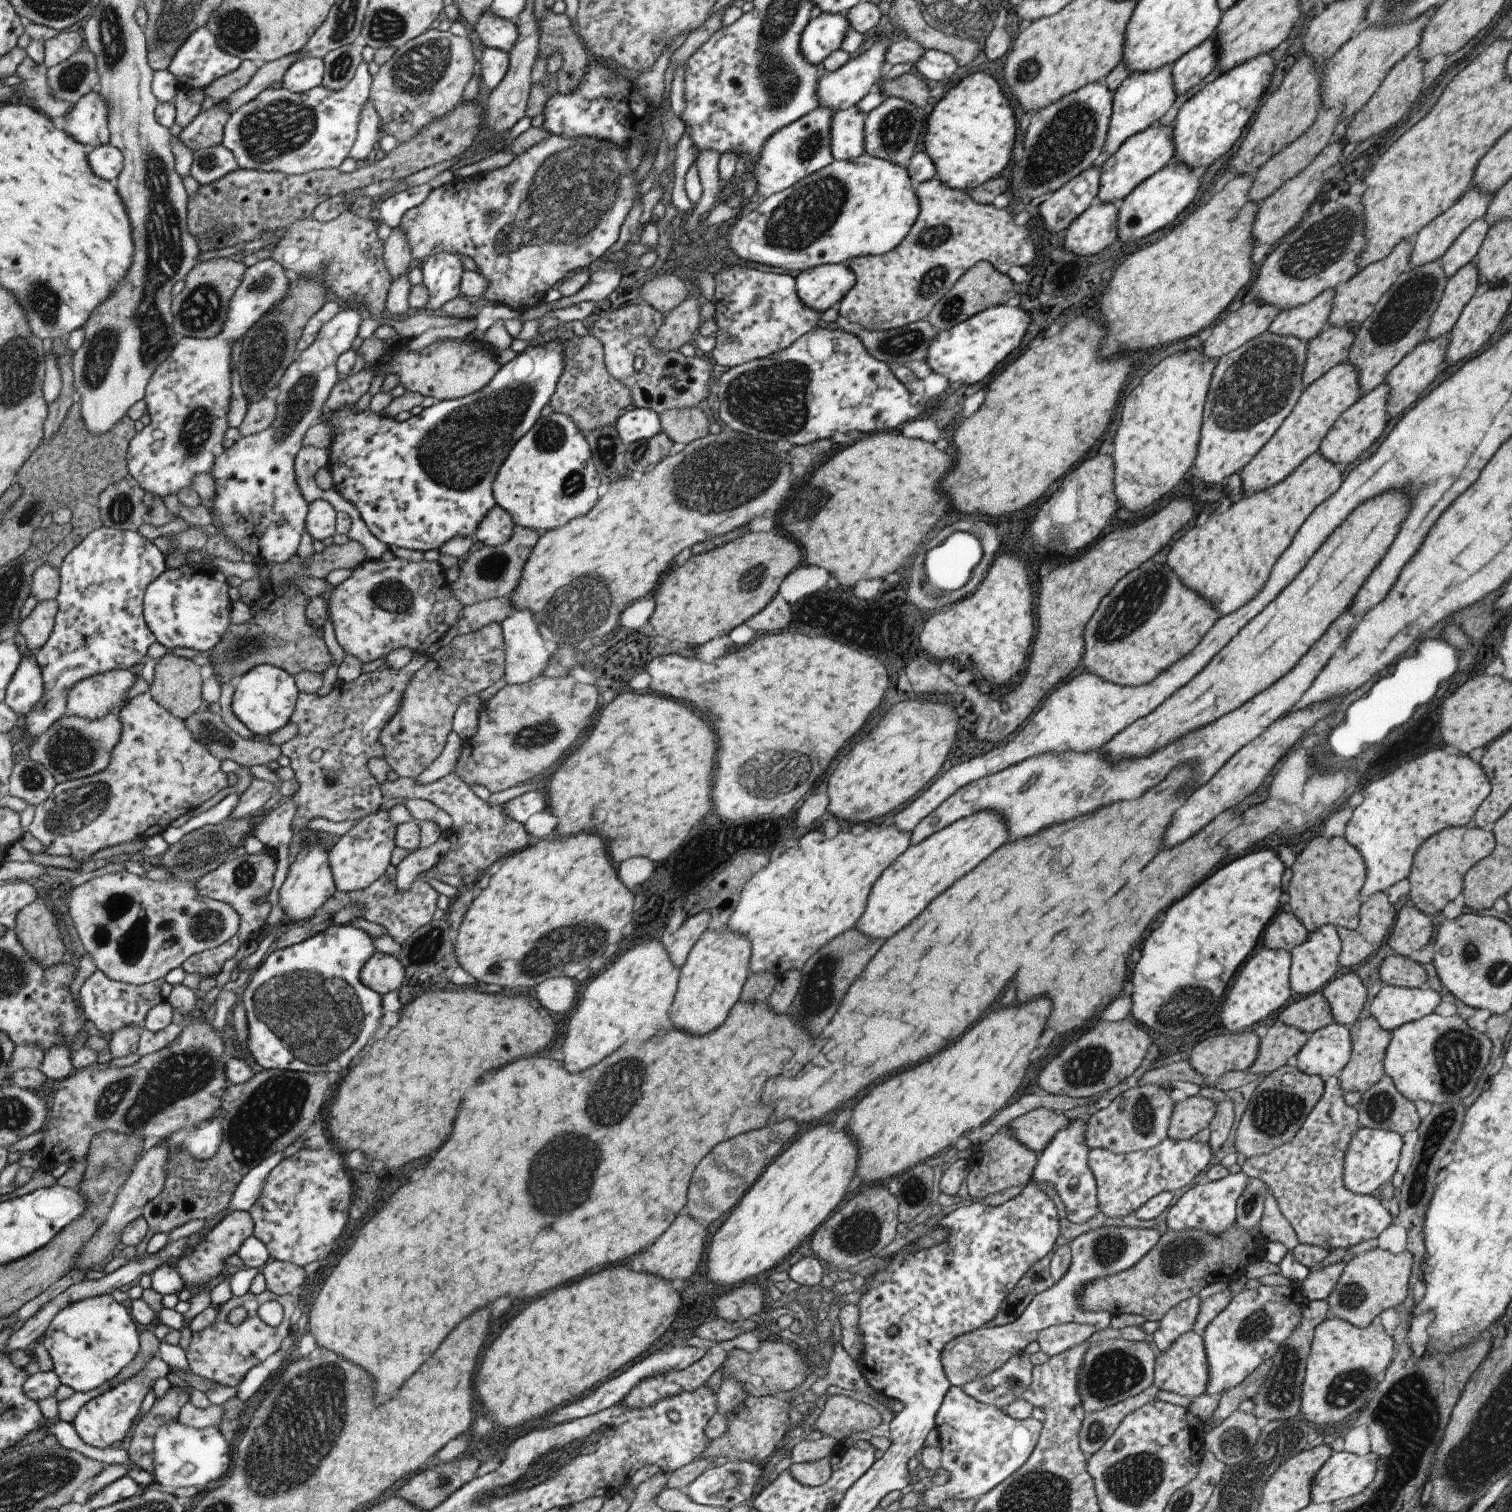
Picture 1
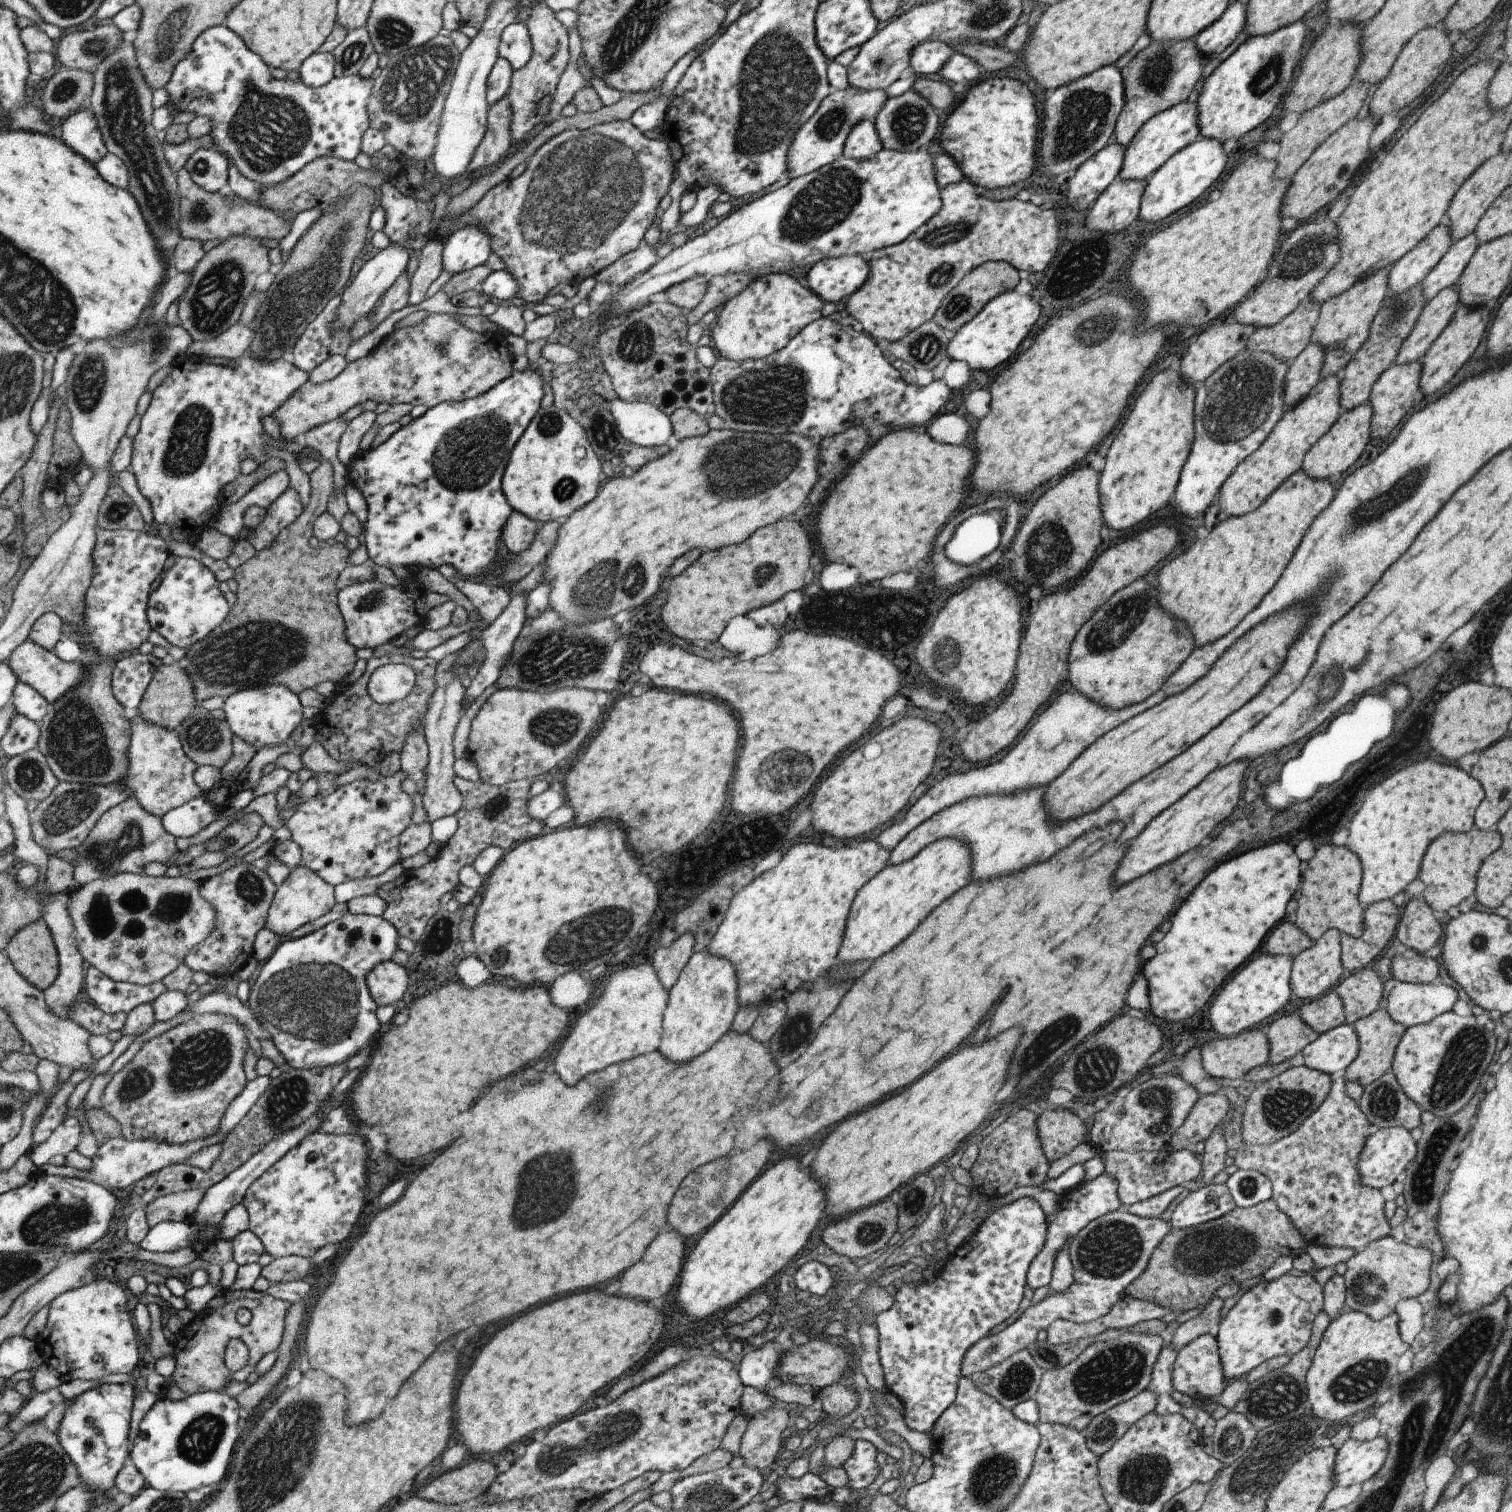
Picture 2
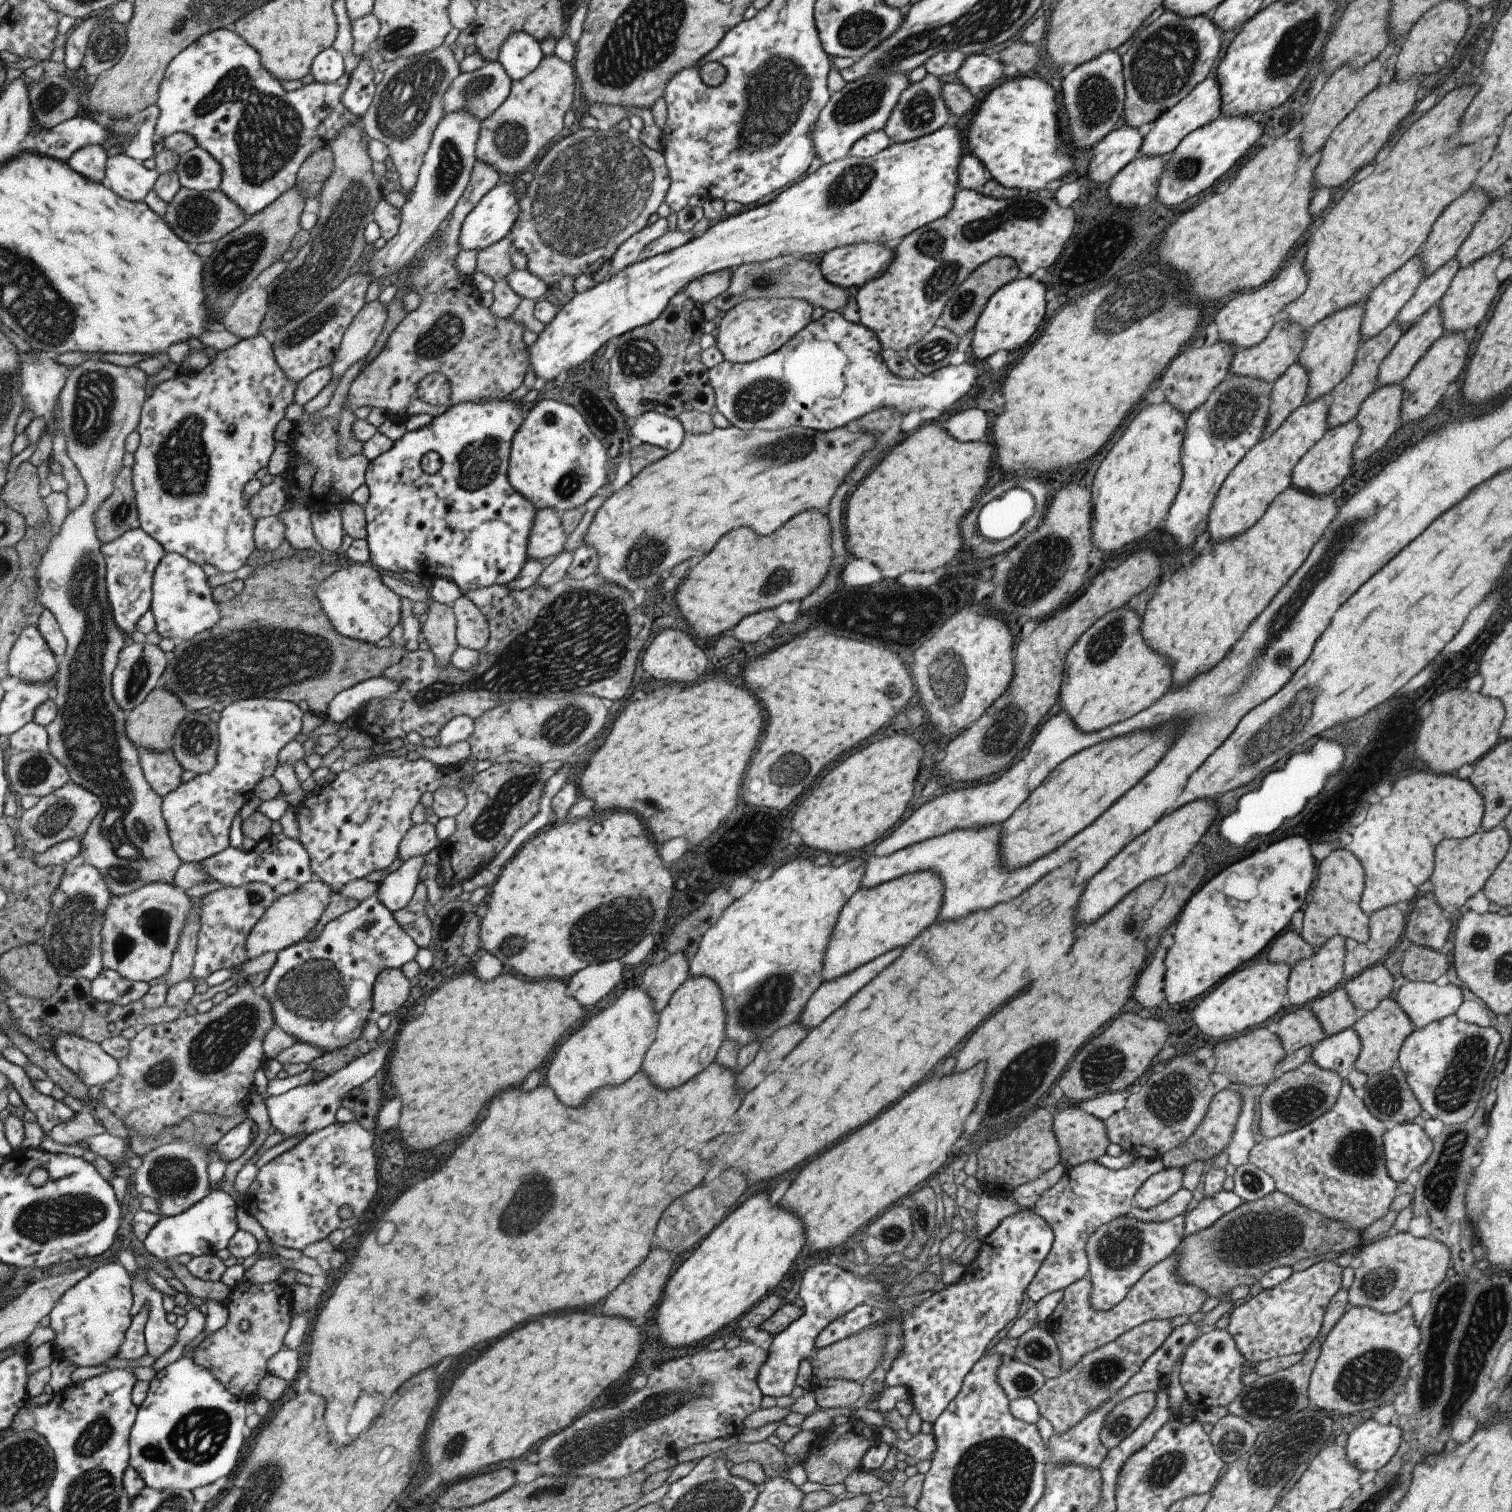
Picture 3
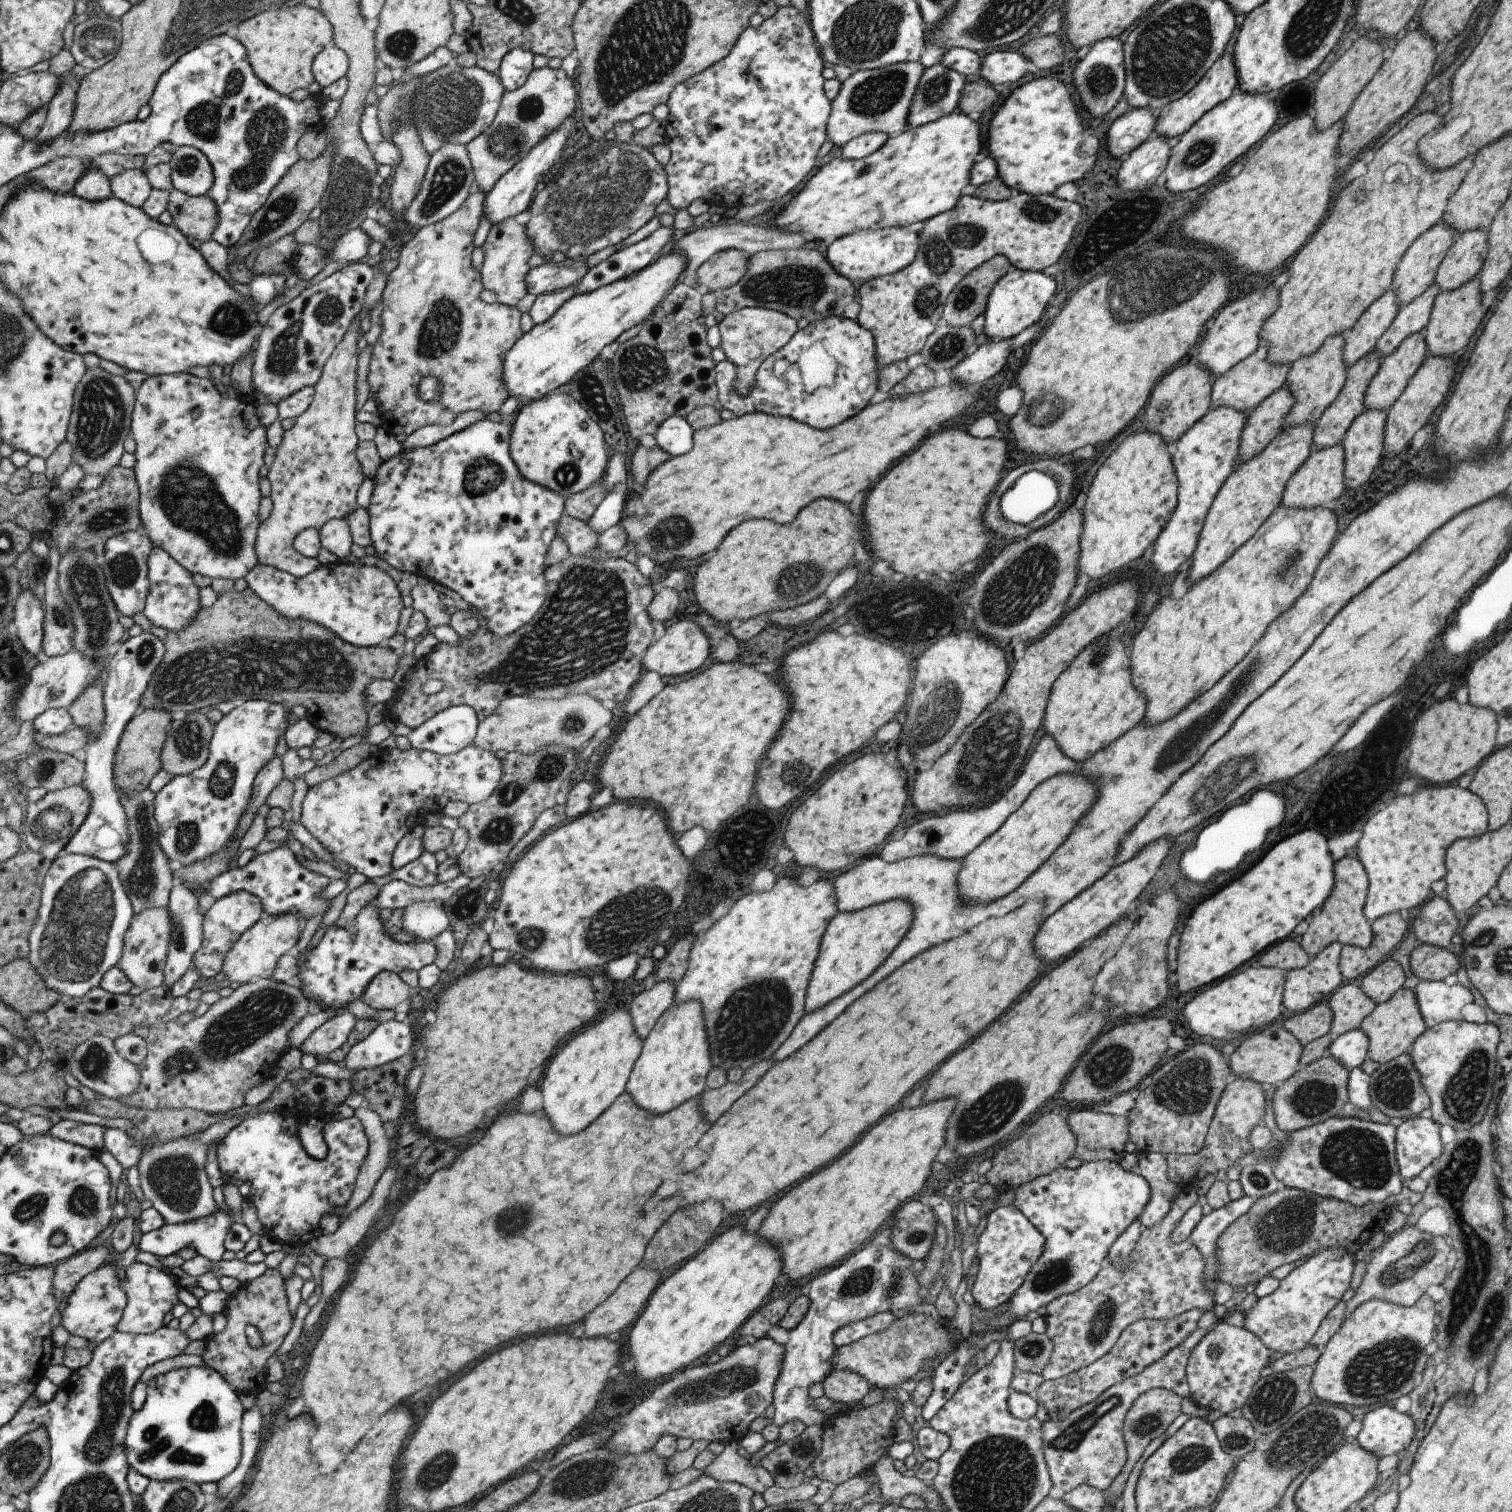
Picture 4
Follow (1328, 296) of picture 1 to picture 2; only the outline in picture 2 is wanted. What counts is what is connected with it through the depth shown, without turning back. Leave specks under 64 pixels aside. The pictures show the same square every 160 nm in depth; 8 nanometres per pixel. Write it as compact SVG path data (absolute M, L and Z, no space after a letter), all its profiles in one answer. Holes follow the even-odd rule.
M1305 299L1279 322L1255 328L1248 338L1246 349L1267 351L1278 359L1289 362L1309 344L1320 306L1319 303Z

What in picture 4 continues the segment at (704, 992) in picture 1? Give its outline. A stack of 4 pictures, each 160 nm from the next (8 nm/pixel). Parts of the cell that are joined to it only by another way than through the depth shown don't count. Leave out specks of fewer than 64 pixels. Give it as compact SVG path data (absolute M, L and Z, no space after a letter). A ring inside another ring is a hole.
M693 999L671 1003L642 1040L639 1056L633 1063L624 1091L632 1096L637 1106L658 1115L675 1108L679 1102L685 1102L691 1096L701 1094L711 1066L701 1003Z

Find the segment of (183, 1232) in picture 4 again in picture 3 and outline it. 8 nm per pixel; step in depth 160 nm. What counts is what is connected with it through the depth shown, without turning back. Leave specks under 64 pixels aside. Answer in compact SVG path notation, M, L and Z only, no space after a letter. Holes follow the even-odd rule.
M217 1189L185 1212L161 1218L143 1243L146 1250L159 1261L173 1260L183 1254L191 1257L214 1255L219 1250L228 1248L232 1236L239 1229L235 1200L227 1192Z

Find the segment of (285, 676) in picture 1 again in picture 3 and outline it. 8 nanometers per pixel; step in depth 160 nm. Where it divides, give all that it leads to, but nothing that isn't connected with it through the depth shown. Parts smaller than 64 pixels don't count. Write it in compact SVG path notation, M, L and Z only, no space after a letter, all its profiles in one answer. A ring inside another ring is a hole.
M251 697L239 699L227 704L220 714L218 722L219 750L217 766L208 773L200 773L195 778L183 783L171 795L164 798L164 817L172 838L173 848L185 863L208 862L231 846L231 826L245 803L253 798L253 790L267 776L274 776L279 765L281 749L288 746L302 733L303 712L296 702L269 697Z

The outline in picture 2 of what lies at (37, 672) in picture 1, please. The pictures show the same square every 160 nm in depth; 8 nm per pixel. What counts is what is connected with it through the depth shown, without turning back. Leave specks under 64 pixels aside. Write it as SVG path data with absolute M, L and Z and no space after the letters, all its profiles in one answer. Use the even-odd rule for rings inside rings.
M23 681L18 682L13 695L13 704L18 714L40 724L51 709L50 702L33 686Z

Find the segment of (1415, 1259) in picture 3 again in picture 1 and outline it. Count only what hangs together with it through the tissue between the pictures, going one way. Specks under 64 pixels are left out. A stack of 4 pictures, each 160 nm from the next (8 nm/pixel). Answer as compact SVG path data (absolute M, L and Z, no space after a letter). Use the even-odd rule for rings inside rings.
M1370 1249L1364 1254L1355 1255L1352 1260L1343 1267L1335 1286L1332 1291L1325 1297L1325 1302L1328 1308L1332 1309L1335 1318L1339 1318L1351 1326L1358 1329L1367 1326L1380 1312L1387 1309L1393 1309L1397 1304L1402 1302L1407 1294L1407 1280L1410 1275L1410 1268L1412 1265L1412 1256L1409 1251L1392 1252L1380 1249Z

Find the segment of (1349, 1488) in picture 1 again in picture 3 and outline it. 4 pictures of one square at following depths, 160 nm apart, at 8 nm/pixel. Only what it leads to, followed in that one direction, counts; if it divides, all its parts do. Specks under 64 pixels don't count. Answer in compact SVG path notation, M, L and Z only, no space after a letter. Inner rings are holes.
M1372 1418L1355 1426L1344 1447L1348 1460L1362 1473L1381 1468L1399 1444L1400 1430L1391 1424L1379 1425Z

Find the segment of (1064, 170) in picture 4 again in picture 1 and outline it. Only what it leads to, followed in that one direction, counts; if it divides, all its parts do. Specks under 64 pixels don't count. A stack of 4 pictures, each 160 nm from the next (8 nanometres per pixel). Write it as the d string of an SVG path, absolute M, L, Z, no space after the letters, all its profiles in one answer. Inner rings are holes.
M973 72L951 86L937 102L932 102L927 109L925 130L921 139L923 152L929 157L936 172L935 179L939 180L943 187L967 192L970 187L983 184L1007 166L1013 145L1018 145L1018 131L1006 99L992 76Z

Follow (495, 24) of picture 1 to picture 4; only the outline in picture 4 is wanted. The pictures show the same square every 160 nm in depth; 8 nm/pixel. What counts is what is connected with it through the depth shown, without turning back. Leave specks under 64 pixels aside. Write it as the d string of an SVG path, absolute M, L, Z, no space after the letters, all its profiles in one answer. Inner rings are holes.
M509 49L500 60L498 77L503 85L504 92L519 88L525 82L533 66L533 53L527 49Z

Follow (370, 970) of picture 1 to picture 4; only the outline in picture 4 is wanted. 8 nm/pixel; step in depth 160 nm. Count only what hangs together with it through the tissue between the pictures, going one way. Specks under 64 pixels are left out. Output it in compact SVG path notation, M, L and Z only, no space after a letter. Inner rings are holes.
M381 971L365 988L360 997L373 1010L393 1010L409 998L411 989L393 971Z

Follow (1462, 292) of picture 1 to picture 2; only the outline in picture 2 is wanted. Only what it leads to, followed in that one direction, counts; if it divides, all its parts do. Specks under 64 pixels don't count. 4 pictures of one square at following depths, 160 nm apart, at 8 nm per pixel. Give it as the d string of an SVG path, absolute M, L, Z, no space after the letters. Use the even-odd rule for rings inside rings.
M1456 285L1441 289L1433 298L1430 298L1421 309L1412 331L1401 343L1393 363L1421 360L1431 343L1449 324L1459 302Z

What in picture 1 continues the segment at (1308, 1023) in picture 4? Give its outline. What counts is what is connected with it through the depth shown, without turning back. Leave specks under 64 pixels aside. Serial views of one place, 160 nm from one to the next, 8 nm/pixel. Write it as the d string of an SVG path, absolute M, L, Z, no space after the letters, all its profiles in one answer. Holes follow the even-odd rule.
M1279 1022L1266 1030L1265 1035L1258 1040L1254 1061L1245 1070L1252 1075L1269 1074L1285 1064L1292 1063L1296 1052L1309 1038L1308 1033Z

